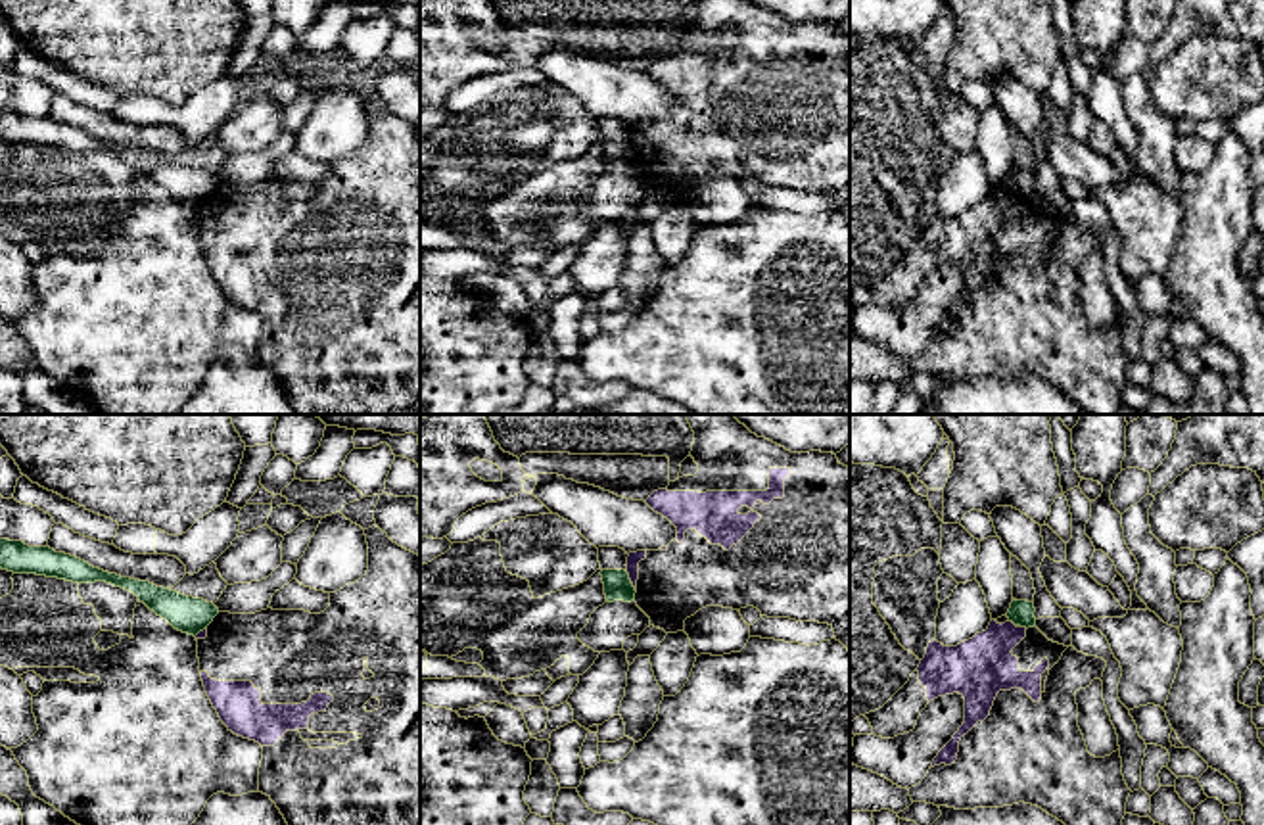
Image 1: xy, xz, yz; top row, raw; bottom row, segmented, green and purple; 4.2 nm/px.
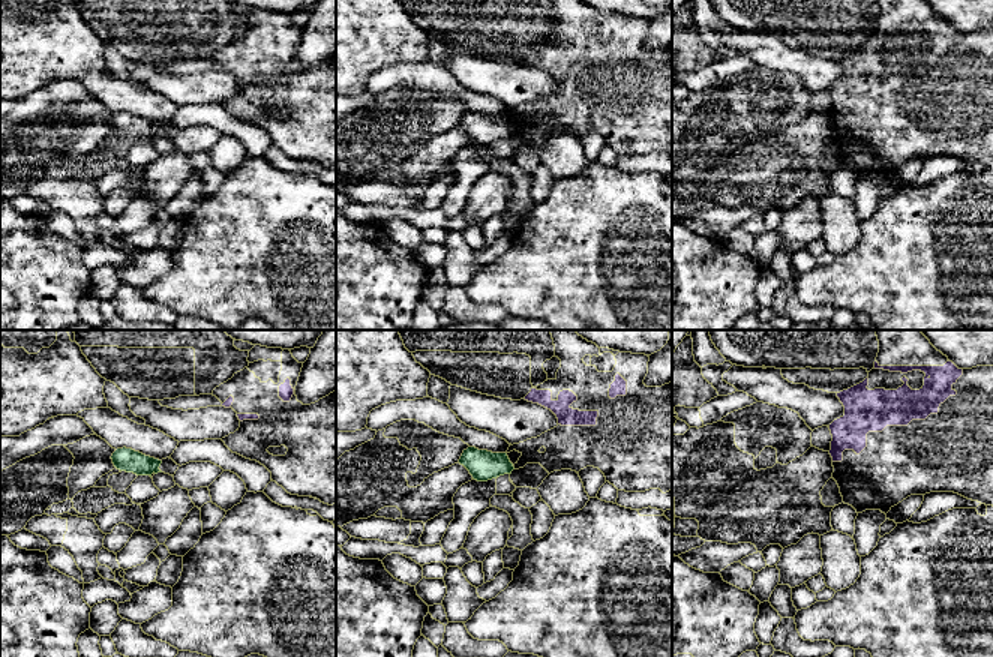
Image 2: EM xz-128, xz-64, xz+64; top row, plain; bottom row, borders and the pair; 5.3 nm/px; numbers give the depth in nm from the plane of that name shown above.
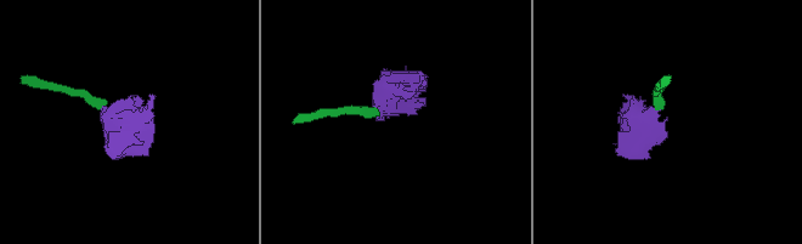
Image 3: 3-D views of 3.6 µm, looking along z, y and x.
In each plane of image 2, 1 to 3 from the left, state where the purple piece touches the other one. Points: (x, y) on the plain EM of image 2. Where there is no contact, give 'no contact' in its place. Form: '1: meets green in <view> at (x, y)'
1: no contact
2: no contact
3: no contact

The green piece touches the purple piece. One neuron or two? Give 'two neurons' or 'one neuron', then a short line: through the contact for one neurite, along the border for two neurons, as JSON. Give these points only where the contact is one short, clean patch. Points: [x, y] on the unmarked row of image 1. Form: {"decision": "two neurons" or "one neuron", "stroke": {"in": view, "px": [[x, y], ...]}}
{"decision": "two neurons", "stroke": {"in": "xz", "px": [[624, 141], [635, 162]]}}

